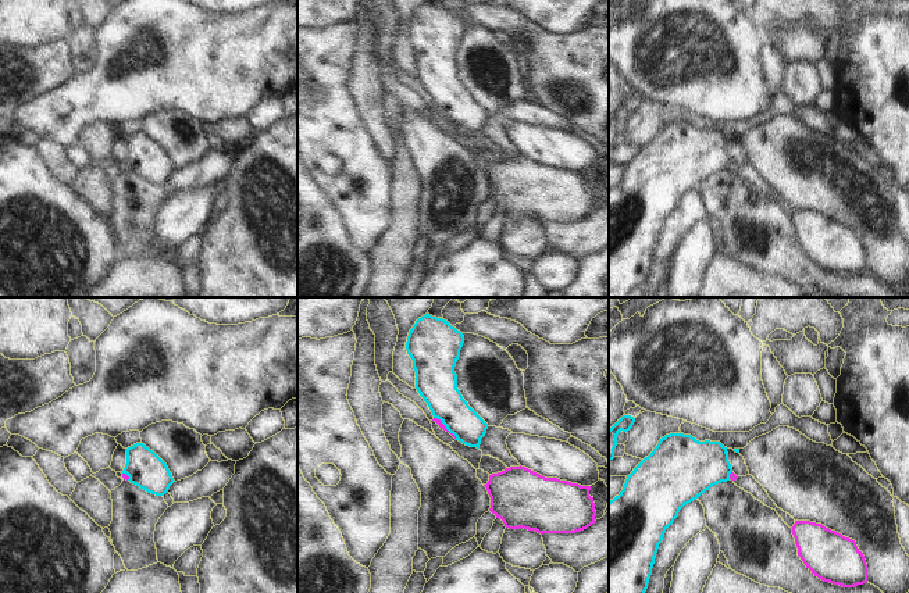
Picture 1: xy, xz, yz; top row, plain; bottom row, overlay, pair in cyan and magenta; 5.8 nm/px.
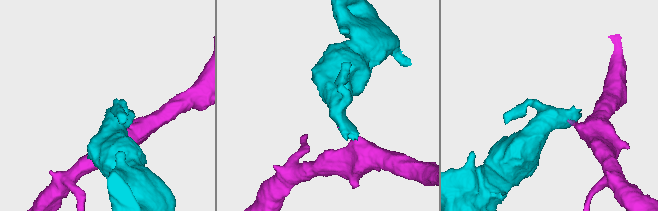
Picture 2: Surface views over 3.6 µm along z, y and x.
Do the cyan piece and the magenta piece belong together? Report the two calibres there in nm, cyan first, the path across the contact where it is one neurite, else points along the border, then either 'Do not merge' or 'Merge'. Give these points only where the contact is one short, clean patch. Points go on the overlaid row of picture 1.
Thickness 240 nm (cyan) against 30 nm. Boundary: xz (434, 417), (456, 438). Do not merge.

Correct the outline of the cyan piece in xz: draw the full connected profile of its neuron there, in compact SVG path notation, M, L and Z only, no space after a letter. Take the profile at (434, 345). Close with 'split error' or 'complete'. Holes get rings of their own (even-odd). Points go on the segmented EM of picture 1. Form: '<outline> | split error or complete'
M429 315L418 318L409 332L406 350L413 360L416 371L416 389L428 404L434 418L442 421L449 433L466 446L480 449L481 439L485 436L488 424L468 406L457 389L456 362L464 336L448 321Z | complete

